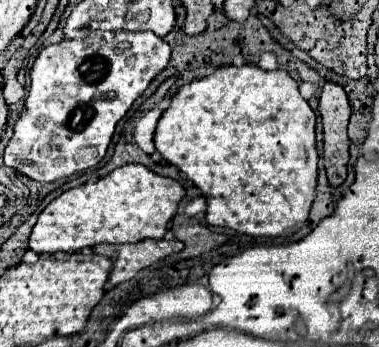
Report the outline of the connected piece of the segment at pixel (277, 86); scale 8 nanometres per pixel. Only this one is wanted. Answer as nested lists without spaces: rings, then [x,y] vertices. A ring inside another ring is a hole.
[[[220,66],[210,76],[204,76],[200,80],[192,80],[190,84],[184,84],[170,100],[170,106],[162,112],[156,132],[154,132],[154,144],[156,150],[162,154],[164,160],[178,166],[194,184],[200,188],[202,196],[206,198],[206,222],[212,226],[224,226],[232,228],[240,234],[248,236],[290,236],[296,230],[300,230],[306,220],[308,212],[316,194],[316,180],[318,180],[318,154],[316,154],[316,134],[314,134],[316,114],[308,106],[308,102],[298,92],[298,82],[286,72],[286,70],[274,70],[266,72],[258,66]]]

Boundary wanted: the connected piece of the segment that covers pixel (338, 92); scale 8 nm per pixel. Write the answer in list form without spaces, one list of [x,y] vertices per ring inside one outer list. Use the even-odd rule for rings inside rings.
[[[326,82],[320,94],[320,116],[324,124],[324,168],[330,186],[340,186],[346,180],[348,164],[348,118],[350,102],[340,84]]]

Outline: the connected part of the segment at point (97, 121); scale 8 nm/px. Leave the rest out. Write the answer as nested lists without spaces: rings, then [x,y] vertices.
[[[96,30],[84,36],[84,40],[64,38],[58,44],[44,46],[30,70],[30,92],[24,102],[24,110],[14,124],[14,136],[4,148],[4,164],[22,172],[38,182],[54,182],[58,178],[72,176],[76,172],[96,166],[112,140],[114,128],[120,118],[130,110],[134,100],[146,90],[156,74],[166,68],[170,58],[170,46],[154,32],[104,32]]]

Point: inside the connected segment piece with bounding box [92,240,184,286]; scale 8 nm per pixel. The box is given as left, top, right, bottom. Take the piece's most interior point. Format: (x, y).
(127, 259)

